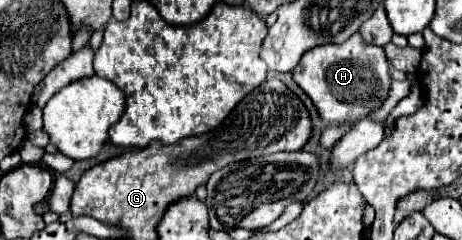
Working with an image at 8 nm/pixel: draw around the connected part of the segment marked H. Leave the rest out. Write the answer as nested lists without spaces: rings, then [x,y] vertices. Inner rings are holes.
[[[353,34],[343,44],[325,44],[325,46],[317,46],[313,50],[307,50],[303,54],[301,62],[297,64],[297,68],[293,70],[293,78],[311,96],[321,118],[329,124],[345,124],[345,122],[351,124],[351,122],[357,122],[359,118],[367,116],[369,112],[373,112],[375,108],[379,108],[383,104],[383,100],[389,94],[389,86],[391,86],[389,64],[387,64],[383,48],[363,42],[361,34]]]

